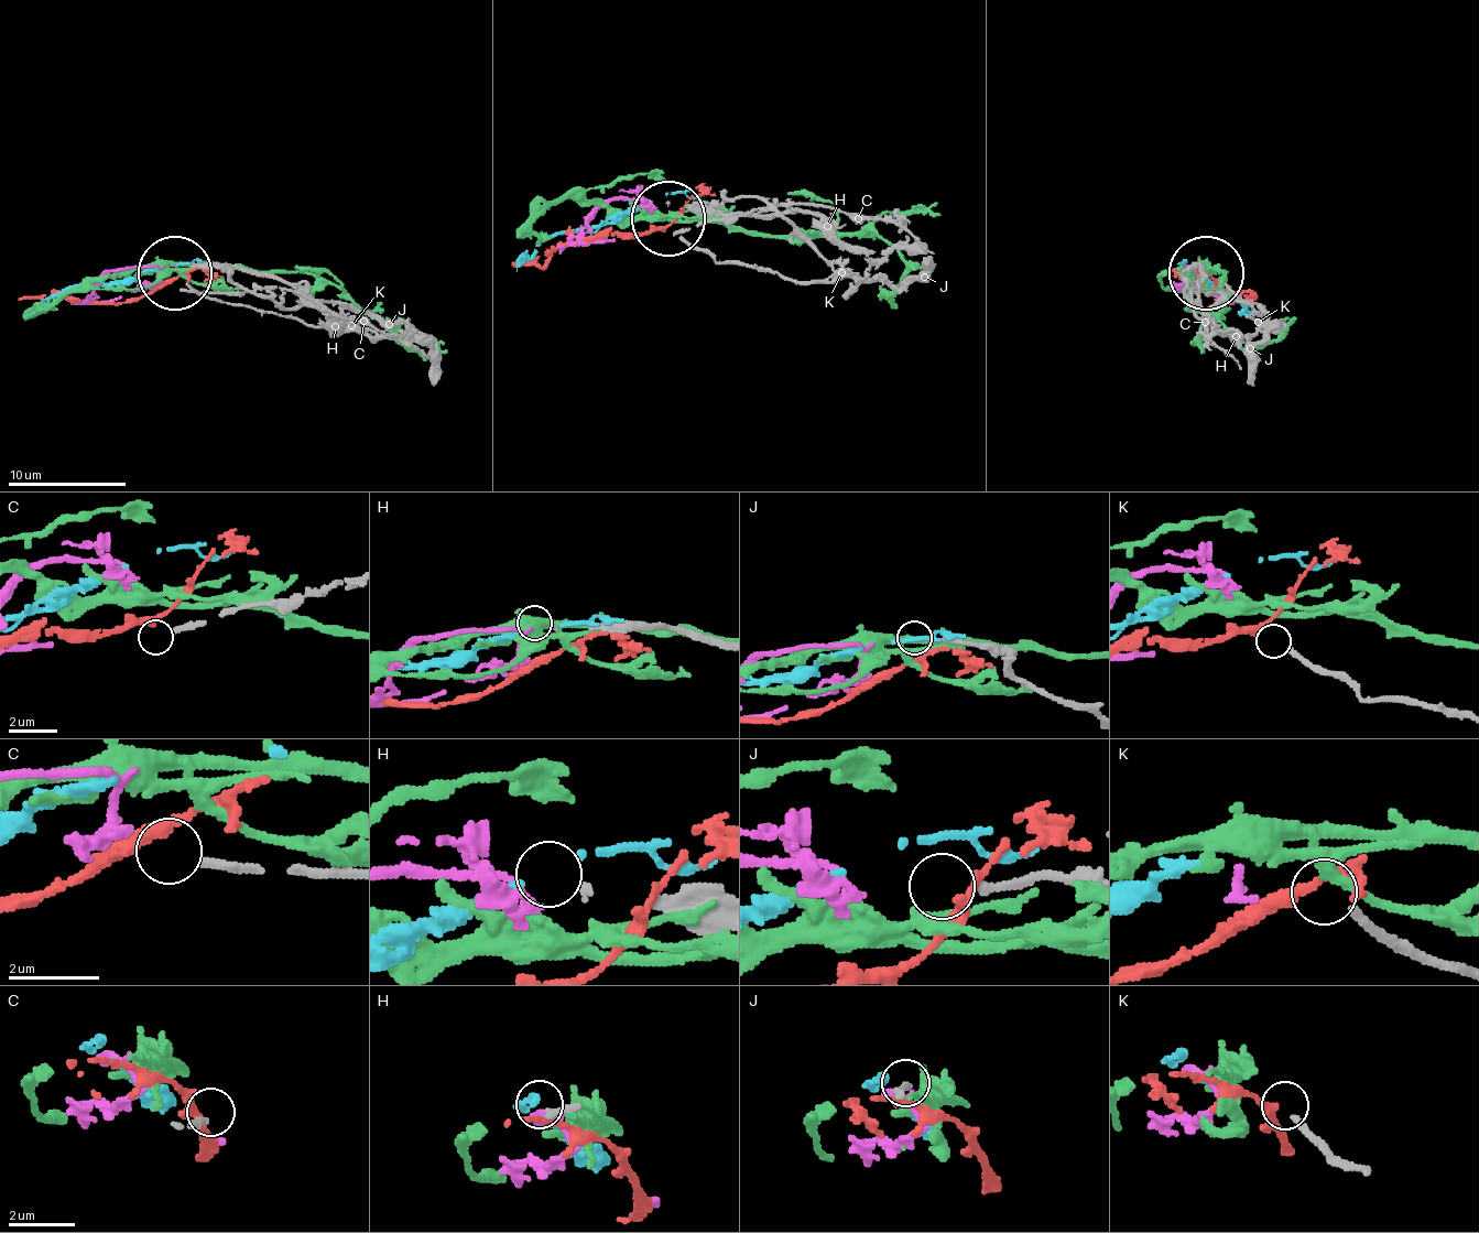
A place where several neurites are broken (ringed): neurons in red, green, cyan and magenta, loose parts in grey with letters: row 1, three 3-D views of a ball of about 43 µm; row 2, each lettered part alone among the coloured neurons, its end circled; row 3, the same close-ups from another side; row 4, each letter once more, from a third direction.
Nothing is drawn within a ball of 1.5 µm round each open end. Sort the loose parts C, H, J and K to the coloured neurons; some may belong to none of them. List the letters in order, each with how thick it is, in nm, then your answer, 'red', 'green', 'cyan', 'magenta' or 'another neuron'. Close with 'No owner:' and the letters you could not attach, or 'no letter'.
C: 220 nm | another neuron
H: 90 nm | magenta
J: 180 nm | another neuron
K: 200 nm | red
No owner: C, J

